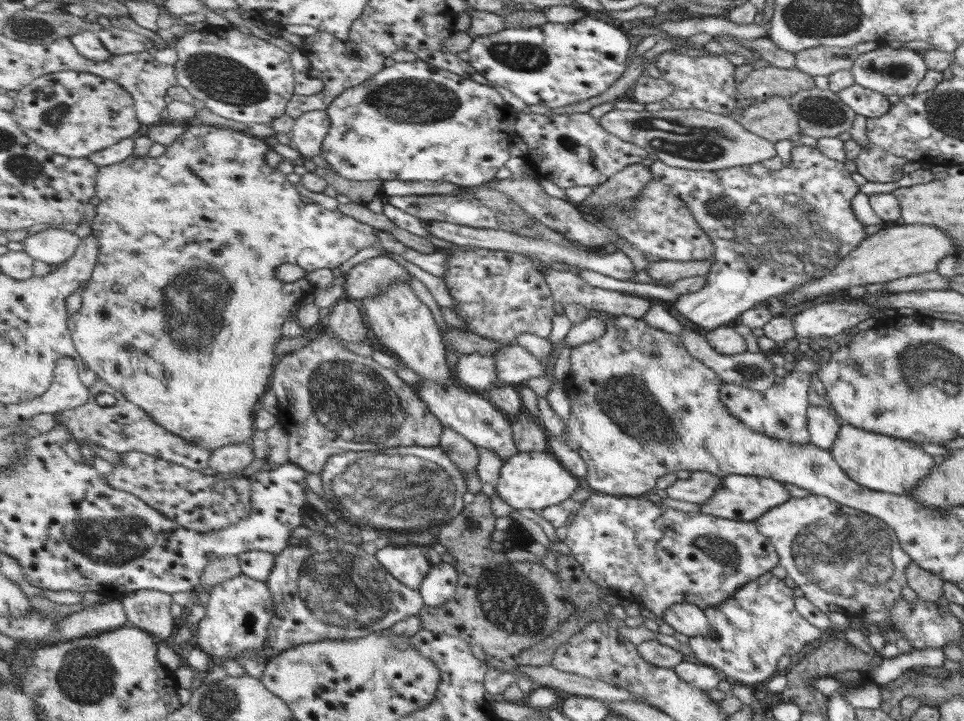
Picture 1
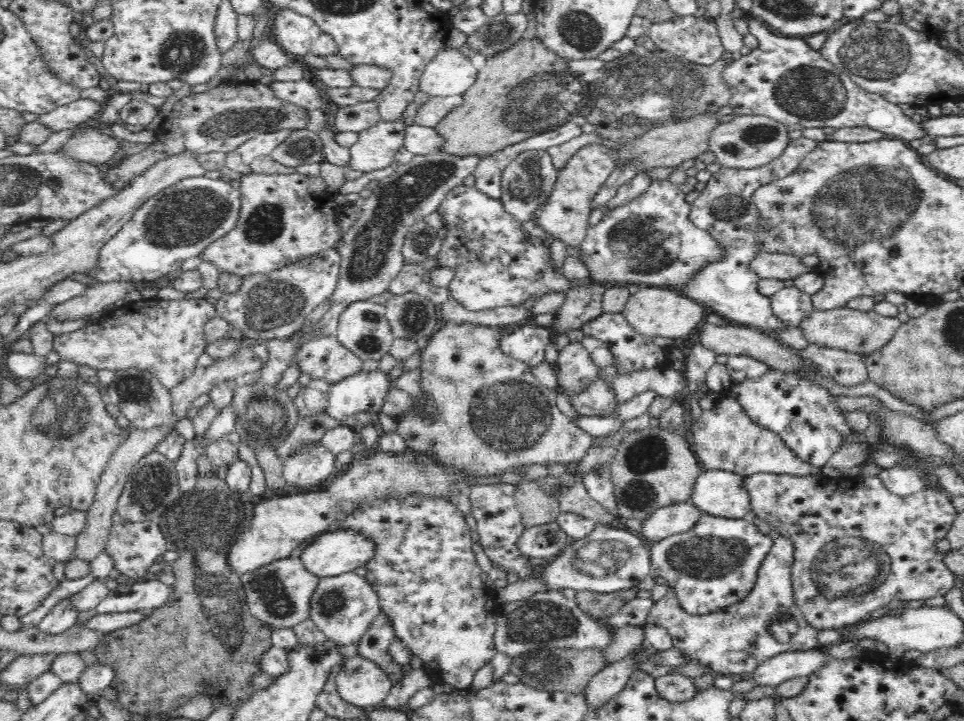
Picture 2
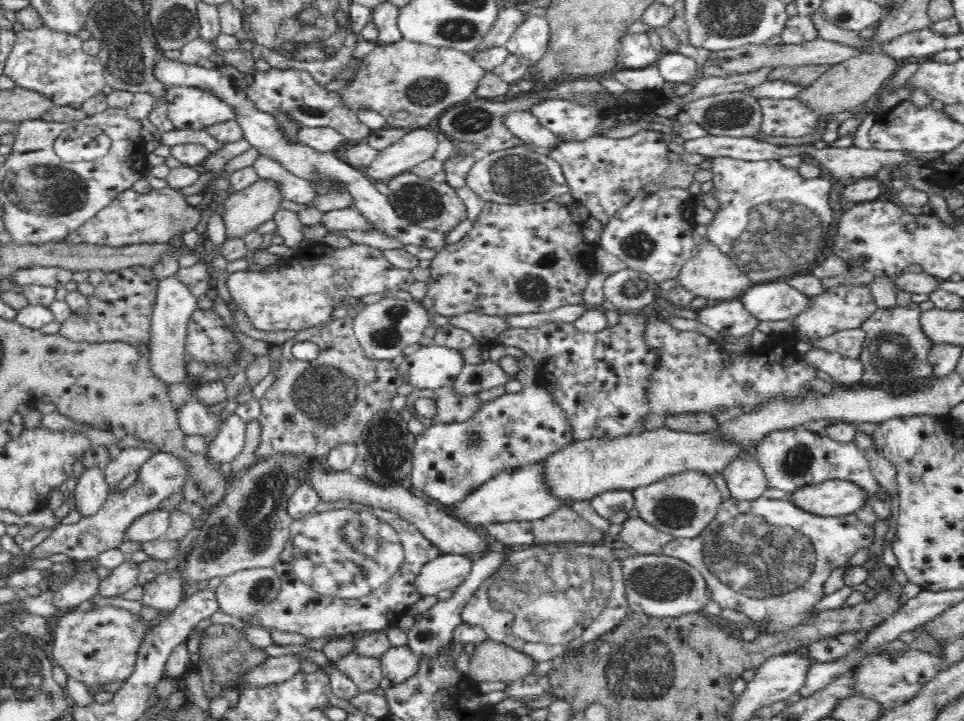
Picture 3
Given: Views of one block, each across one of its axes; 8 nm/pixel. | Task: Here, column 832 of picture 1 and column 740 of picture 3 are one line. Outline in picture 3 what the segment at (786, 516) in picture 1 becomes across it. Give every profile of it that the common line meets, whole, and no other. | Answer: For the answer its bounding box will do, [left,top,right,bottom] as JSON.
[663,496,874,634]

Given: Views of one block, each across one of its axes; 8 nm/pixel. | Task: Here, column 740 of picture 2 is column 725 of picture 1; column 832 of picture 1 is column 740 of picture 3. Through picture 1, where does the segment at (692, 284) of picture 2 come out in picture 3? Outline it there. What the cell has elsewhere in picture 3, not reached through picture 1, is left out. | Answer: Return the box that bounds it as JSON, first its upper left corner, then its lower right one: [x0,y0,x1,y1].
[703,157,833,284]

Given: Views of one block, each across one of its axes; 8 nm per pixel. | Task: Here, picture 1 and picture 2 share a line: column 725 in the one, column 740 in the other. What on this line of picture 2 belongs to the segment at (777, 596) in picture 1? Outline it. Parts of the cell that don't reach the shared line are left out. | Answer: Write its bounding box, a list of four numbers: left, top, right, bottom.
[647,537,820,676]

